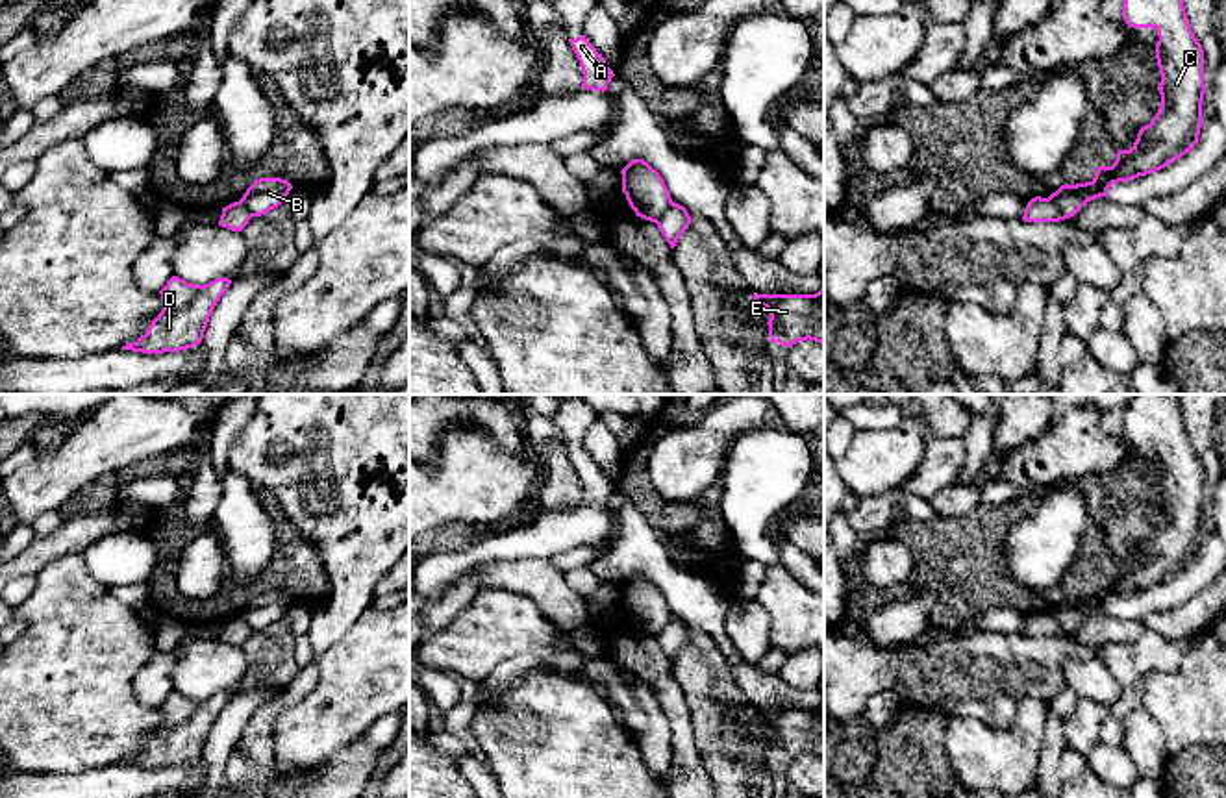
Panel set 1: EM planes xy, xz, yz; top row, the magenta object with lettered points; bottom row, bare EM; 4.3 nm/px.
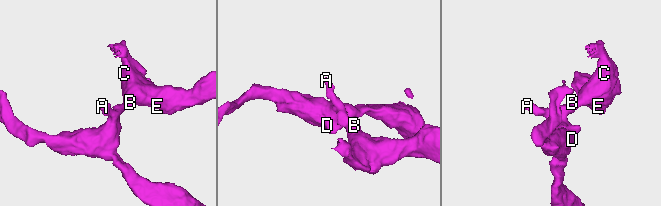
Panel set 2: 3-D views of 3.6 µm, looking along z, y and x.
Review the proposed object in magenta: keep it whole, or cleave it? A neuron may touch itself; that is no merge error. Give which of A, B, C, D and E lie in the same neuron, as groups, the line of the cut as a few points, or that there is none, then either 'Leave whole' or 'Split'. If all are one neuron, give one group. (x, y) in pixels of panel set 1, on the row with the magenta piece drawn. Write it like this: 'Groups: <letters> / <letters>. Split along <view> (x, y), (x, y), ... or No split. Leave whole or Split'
Groups: A D / B C E. Split along xz (673, 202), (654, 221). Split

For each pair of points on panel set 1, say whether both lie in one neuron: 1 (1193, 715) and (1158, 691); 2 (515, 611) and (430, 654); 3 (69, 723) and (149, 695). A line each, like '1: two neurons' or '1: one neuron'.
1: one neuron
2: one neuron
3: two neurons

